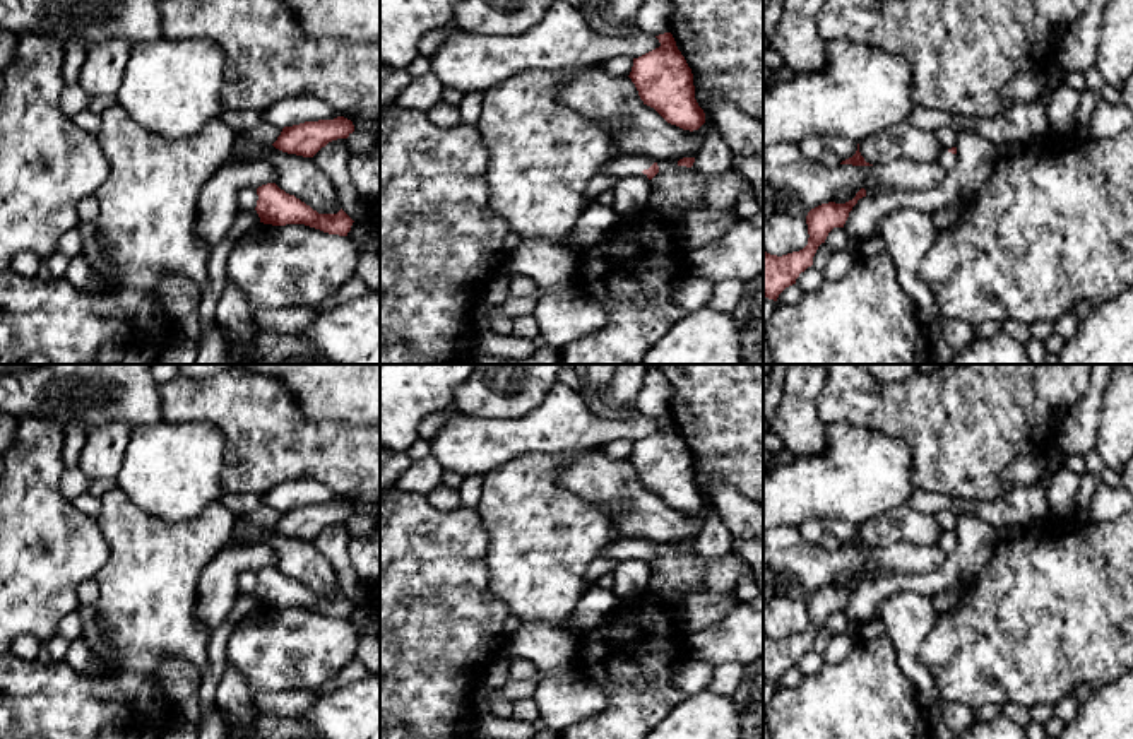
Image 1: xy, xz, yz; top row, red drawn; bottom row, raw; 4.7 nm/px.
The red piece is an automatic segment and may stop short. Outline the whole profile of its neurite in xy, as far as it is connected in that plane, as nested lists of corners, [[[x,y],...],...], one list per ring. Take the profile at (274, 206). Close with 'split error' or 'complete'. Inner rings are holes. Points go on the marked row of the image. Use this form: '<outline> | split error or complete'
[[[276,183],[258,186],[257,195],[255,210],[264,224],[305,224],[329,234],[347,236],[354,222],[342,209],[337,214],[318,214]]] | complete

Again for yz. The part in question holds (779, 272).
[[[864,188],[845,204],[828,202],[811,209],[806,216],[810,238],[803,250],[782,257],[763,251],[763,298],[777,301],[786,287],[796,284],[799,274],[813,265],[813,257],[828,233],[833,228],[844,228],[849,212],[863,197],[866,197]]] | complete

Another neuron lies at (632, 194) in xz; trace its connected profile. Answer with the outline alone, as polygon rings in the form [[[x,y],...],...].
[[[644,176],[620,178],[613,188],[613,209],[618,216],[632,216],[649,207],[650,180]]]

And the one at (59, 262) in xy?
[[[55,251],[51,257],[46,258],[46,263],[55,279],[65,277],[70,260],[72,258],[62,251]]]

